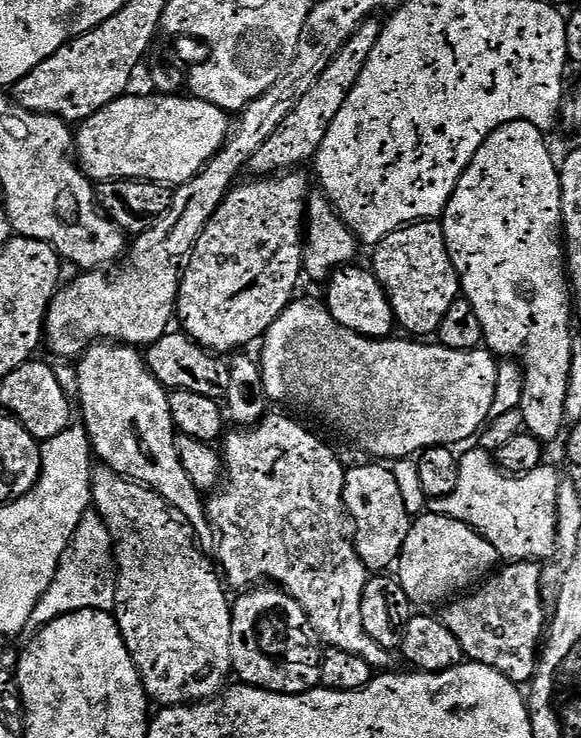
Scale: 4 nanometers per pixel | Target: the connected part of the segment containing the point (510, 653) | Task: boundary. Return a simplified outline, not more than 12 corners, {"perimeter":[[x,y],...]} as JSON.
{"perimeter":[[508,562],[438,618],[517,686],[546,636],[541,565]]}

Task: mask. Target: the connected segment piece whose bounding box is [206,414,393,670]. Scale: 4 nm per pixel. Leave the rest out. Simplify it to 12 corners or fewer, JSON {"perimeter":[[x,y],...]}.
{"perimeter":[[288,416],[222,440],[227,587],[279,586],[373,669],[346,468]]}

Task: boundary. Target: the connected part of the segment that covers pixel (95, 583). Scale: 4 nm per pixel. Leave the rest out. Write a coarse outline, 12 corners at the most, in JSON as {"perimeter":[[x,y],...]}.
{"perimeter":[[78,524],[23,635],[82,609],[113,611],[112,539]]}

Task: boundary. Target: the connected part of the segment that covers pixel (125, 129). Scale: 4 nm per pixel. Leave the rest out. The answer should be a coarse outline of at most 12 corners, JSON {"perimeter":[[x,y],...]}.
{"perimeter":[[188,94],[119,96],[75,129],[89,180],[179,186],[230,116]]}

